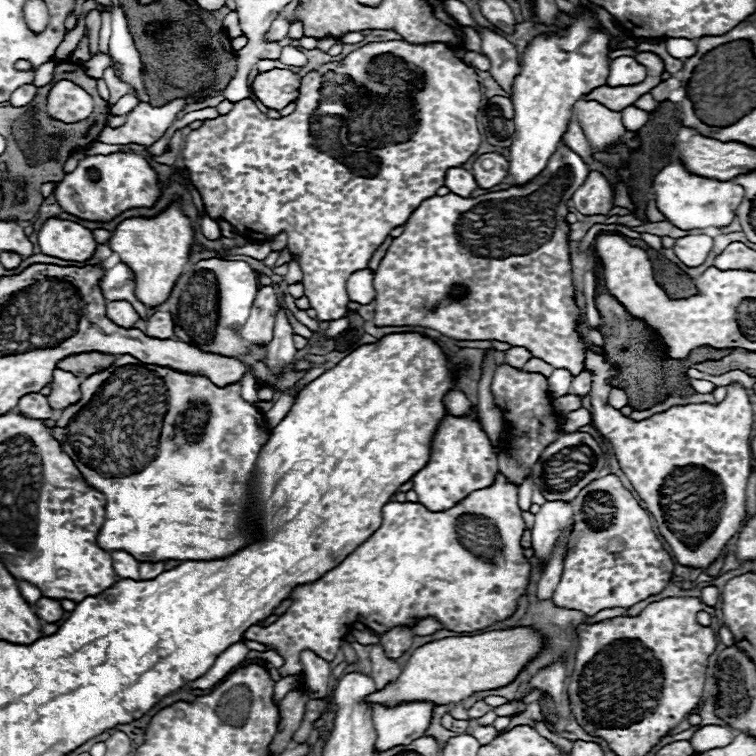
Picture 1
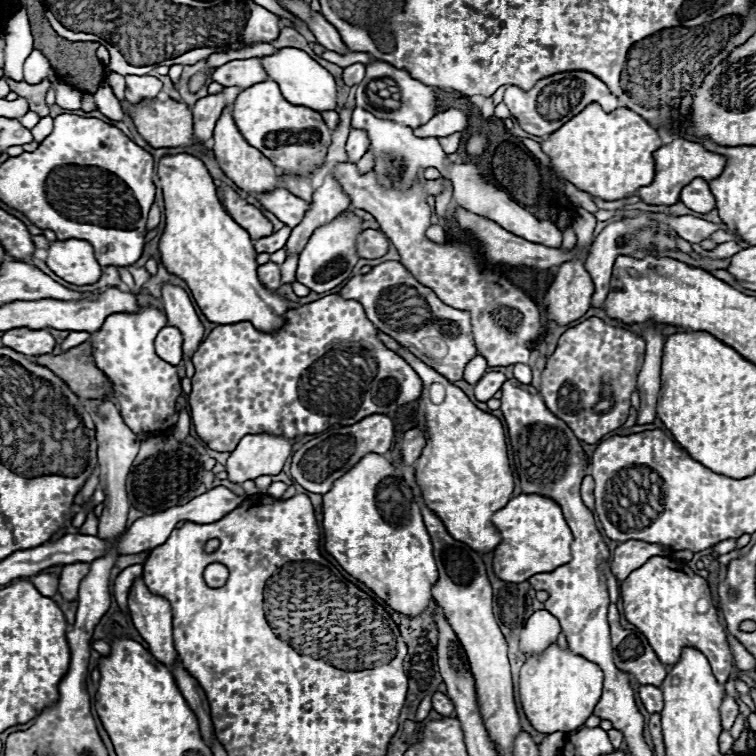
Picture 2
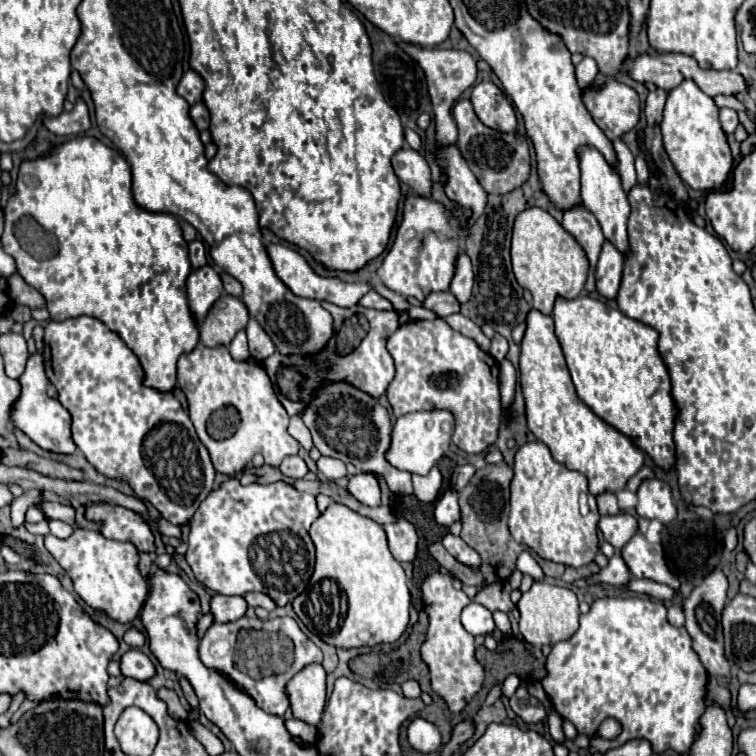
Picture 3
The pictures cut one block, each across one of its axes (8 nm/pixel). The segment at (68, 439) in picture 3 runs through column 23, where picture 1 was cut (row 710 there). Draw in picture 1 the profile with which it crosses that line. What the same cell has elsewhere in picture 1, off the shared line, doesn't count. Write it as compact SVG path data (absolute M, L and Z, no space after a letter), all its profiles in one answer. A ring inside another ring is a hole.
M410 702L396 708L376 704L376 752L406 746L424 736L432 718L432 708L434 704L430 702Z

